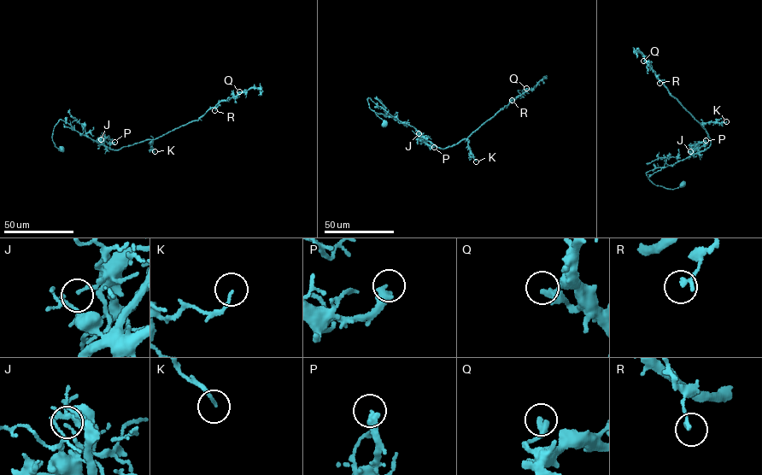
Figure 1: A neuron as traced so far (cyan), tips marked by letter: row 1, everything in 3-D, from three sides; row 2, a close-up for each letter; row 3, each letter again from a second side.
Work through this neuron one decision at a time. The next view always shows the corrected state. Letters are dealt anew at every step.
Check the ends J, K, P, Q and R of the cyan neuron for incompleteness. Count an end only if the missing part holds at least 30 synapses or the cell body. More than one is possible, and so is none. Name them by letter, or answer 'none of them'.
none of them

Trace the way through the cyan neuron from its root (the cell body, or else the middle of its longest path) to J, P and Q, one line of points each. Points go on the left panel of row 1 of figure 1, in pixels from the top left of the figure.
J: (61, 148), (55, 146), (51, 137), (55, 126), (60, 120), (82, 135), (100, 143), (101, 139)
P: (61, 148), (55, 146), (51, 137), (55, 126), (60, 120), (97, 142), (114, 142)
Q: (61, 148), (55, 146), (51, 137), (60, 120), (82, 135), (119, 150), (198, 120), (239, 91)

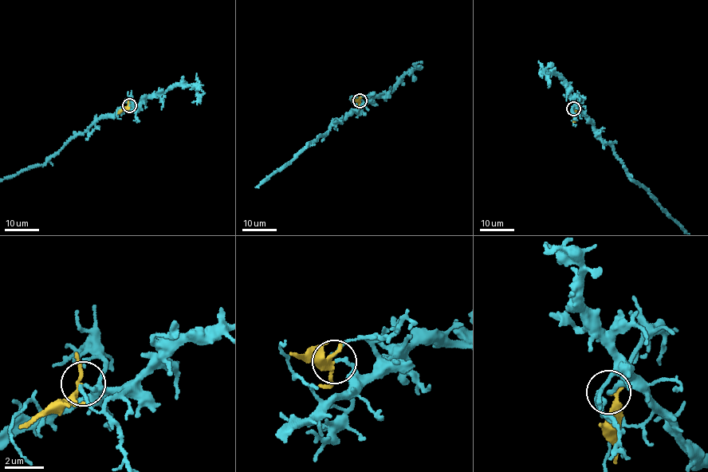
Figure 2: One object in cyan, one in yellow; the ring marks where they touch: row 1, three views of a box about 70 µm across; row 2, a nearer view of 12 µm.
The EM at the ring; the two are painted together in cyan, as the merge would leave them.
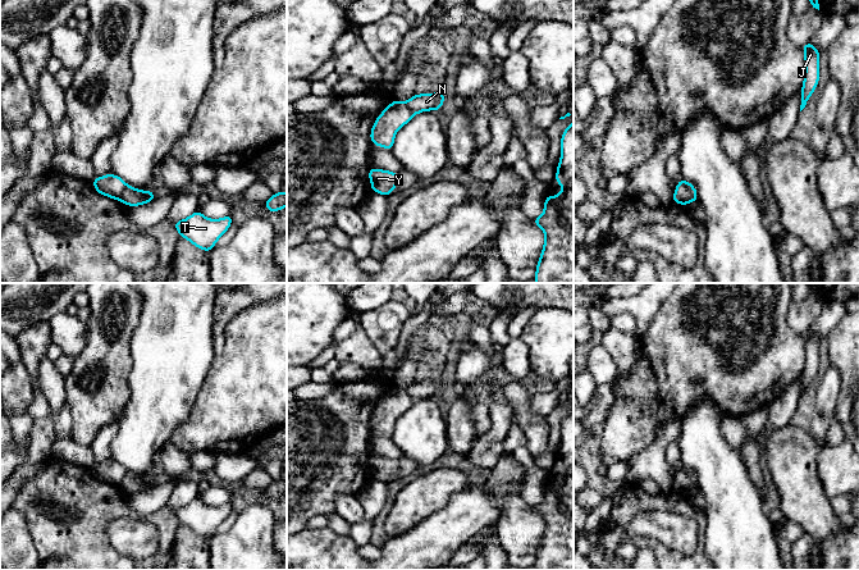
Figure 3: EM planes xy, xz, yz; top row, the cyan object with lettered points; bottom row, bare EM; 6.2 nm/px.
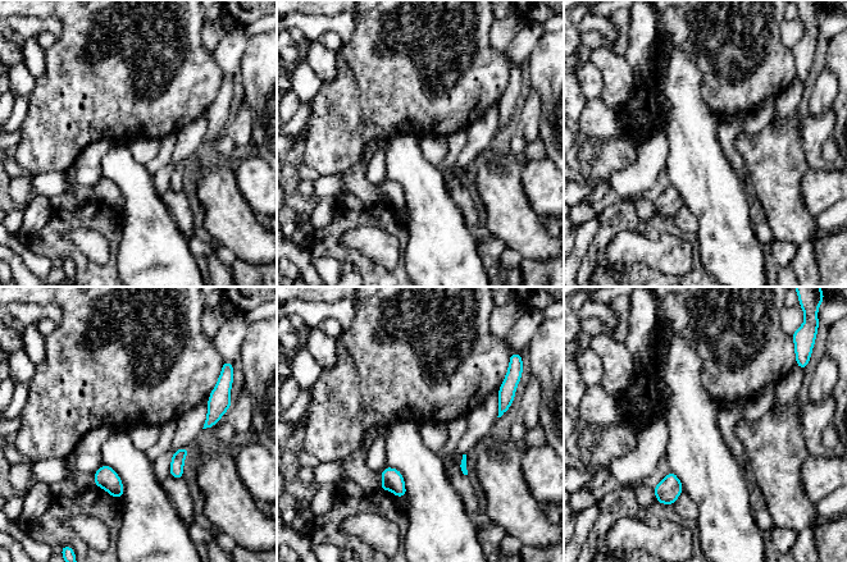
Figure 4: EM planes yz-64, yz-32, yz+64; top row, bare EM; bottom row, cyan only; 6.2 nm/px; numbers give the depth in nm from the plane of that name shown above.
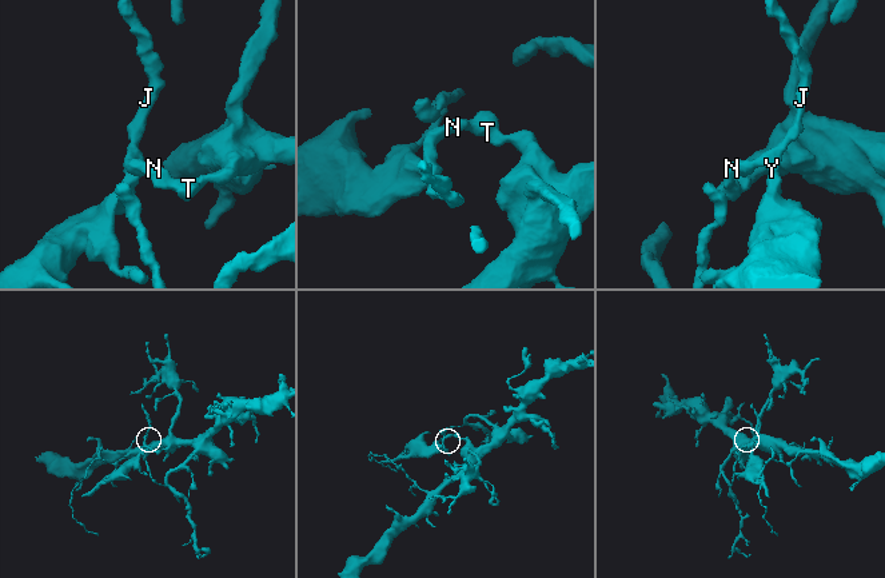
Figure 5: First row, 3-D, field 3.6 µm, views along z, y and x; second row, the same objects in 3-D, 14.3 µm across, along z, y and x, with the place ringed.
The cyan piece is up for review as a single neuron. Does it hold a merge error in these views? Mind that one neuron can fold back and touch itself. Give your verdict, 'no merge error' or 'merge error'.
merge error

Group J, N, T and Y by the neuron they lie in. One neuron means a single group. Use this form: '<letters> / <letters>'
J Y / N T

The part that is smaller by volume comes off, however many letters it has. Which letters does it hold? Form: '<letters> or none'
J, Y

